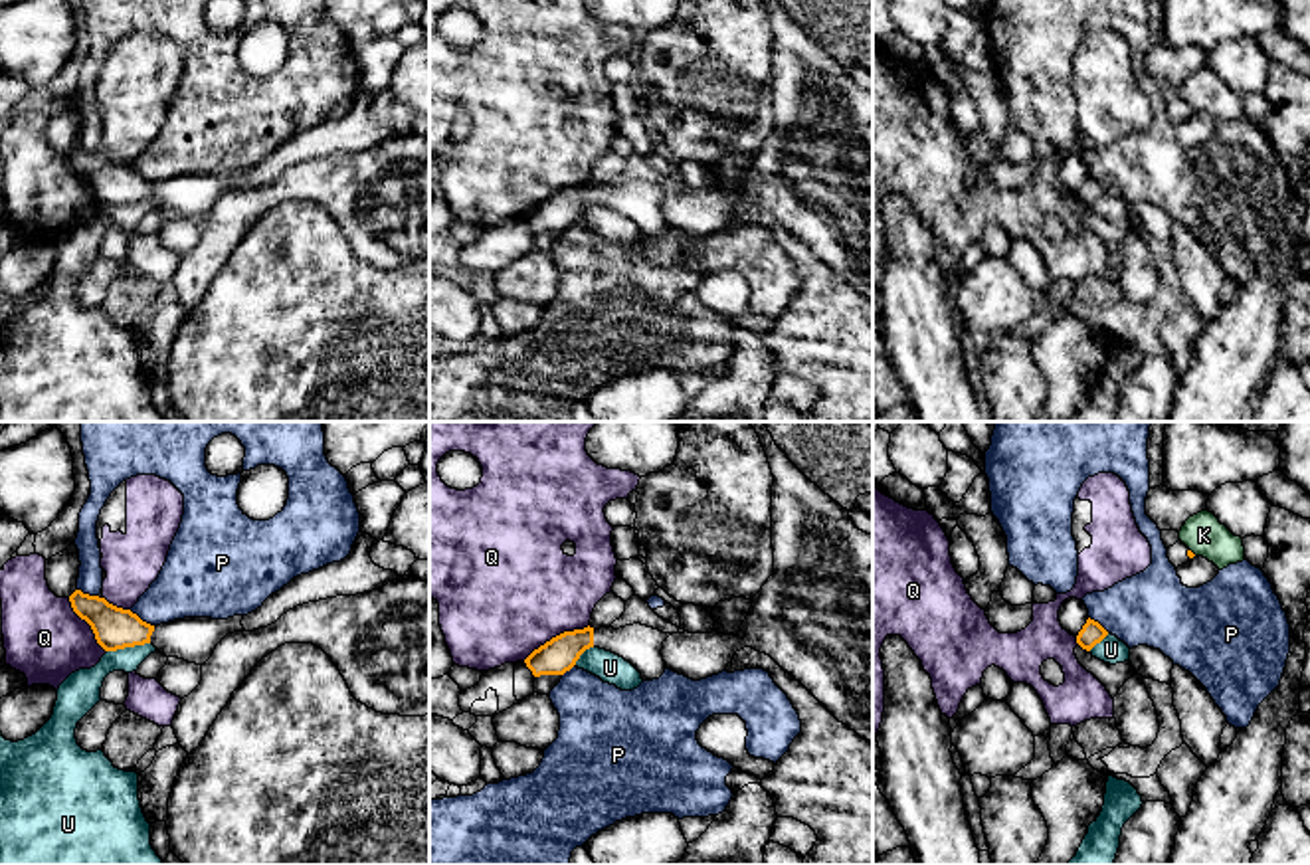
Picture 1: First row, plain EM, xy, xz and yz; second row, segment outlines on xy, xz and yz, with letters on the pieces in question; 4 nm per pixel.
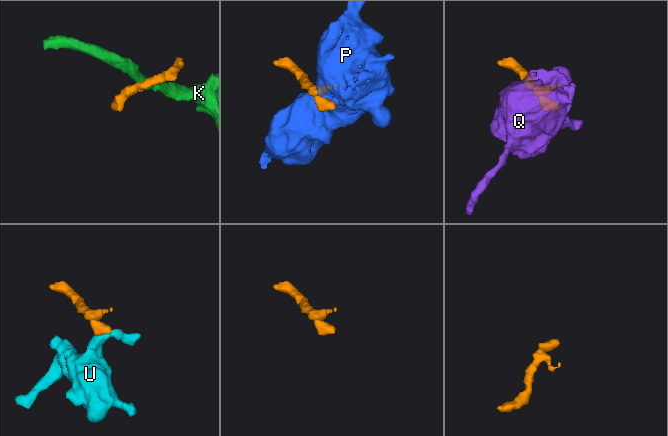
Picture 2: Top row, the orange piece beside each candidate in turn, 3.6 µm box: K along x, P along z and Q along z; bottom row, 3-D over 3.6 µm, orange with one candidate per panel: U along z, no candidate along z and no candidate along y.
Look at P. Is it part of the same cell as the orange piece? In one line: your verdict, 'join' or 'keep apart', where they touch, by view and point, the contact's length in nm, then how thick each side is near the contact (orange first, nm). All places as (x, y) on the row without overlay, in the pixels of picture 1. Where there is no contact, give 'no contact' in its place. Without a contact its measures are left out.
keep apart; contact xy (139, 175); length 120 nm; calibres 170 and 280 nm

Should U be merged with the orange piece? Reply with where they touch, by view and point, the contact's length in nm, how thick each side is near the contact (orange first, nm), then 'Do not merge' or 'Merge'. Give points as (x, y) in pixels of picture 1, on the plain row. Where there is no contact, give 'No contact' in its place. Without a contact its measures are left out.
Touches orange at xy (127, 202). Shared border 180 nm. Thickness 170 nm (orange) against 140 nm. Do not merge

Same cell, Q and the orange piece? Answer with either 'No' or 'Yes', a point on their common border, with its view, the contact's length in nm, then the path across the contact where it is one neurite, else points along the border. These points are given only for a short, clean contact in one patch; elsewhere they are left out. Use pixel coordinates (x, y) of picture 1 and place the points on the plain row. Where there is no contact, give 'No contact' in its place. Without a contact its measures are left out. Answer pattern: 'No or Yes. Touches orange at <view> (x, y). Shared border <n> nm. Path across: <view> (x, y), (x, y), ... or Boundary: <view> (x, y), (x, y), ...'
No. Touches orange at xz (557, 192). Shared border 300 nm. Boundary: xz (588, 181), (553, 192), (523, 216)

